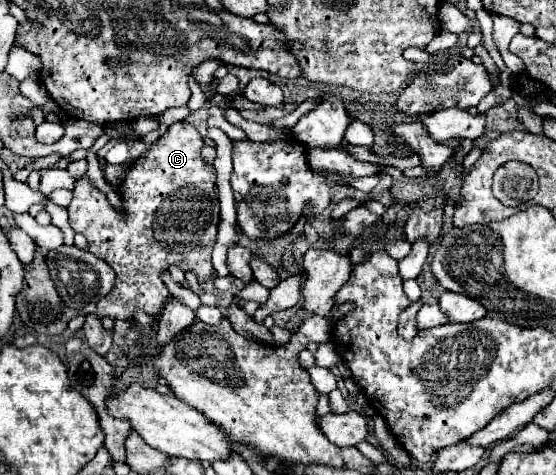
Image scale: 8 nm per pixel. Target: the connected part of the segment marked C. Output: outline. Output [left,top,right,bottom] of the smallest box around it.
[68,124,220,320]

